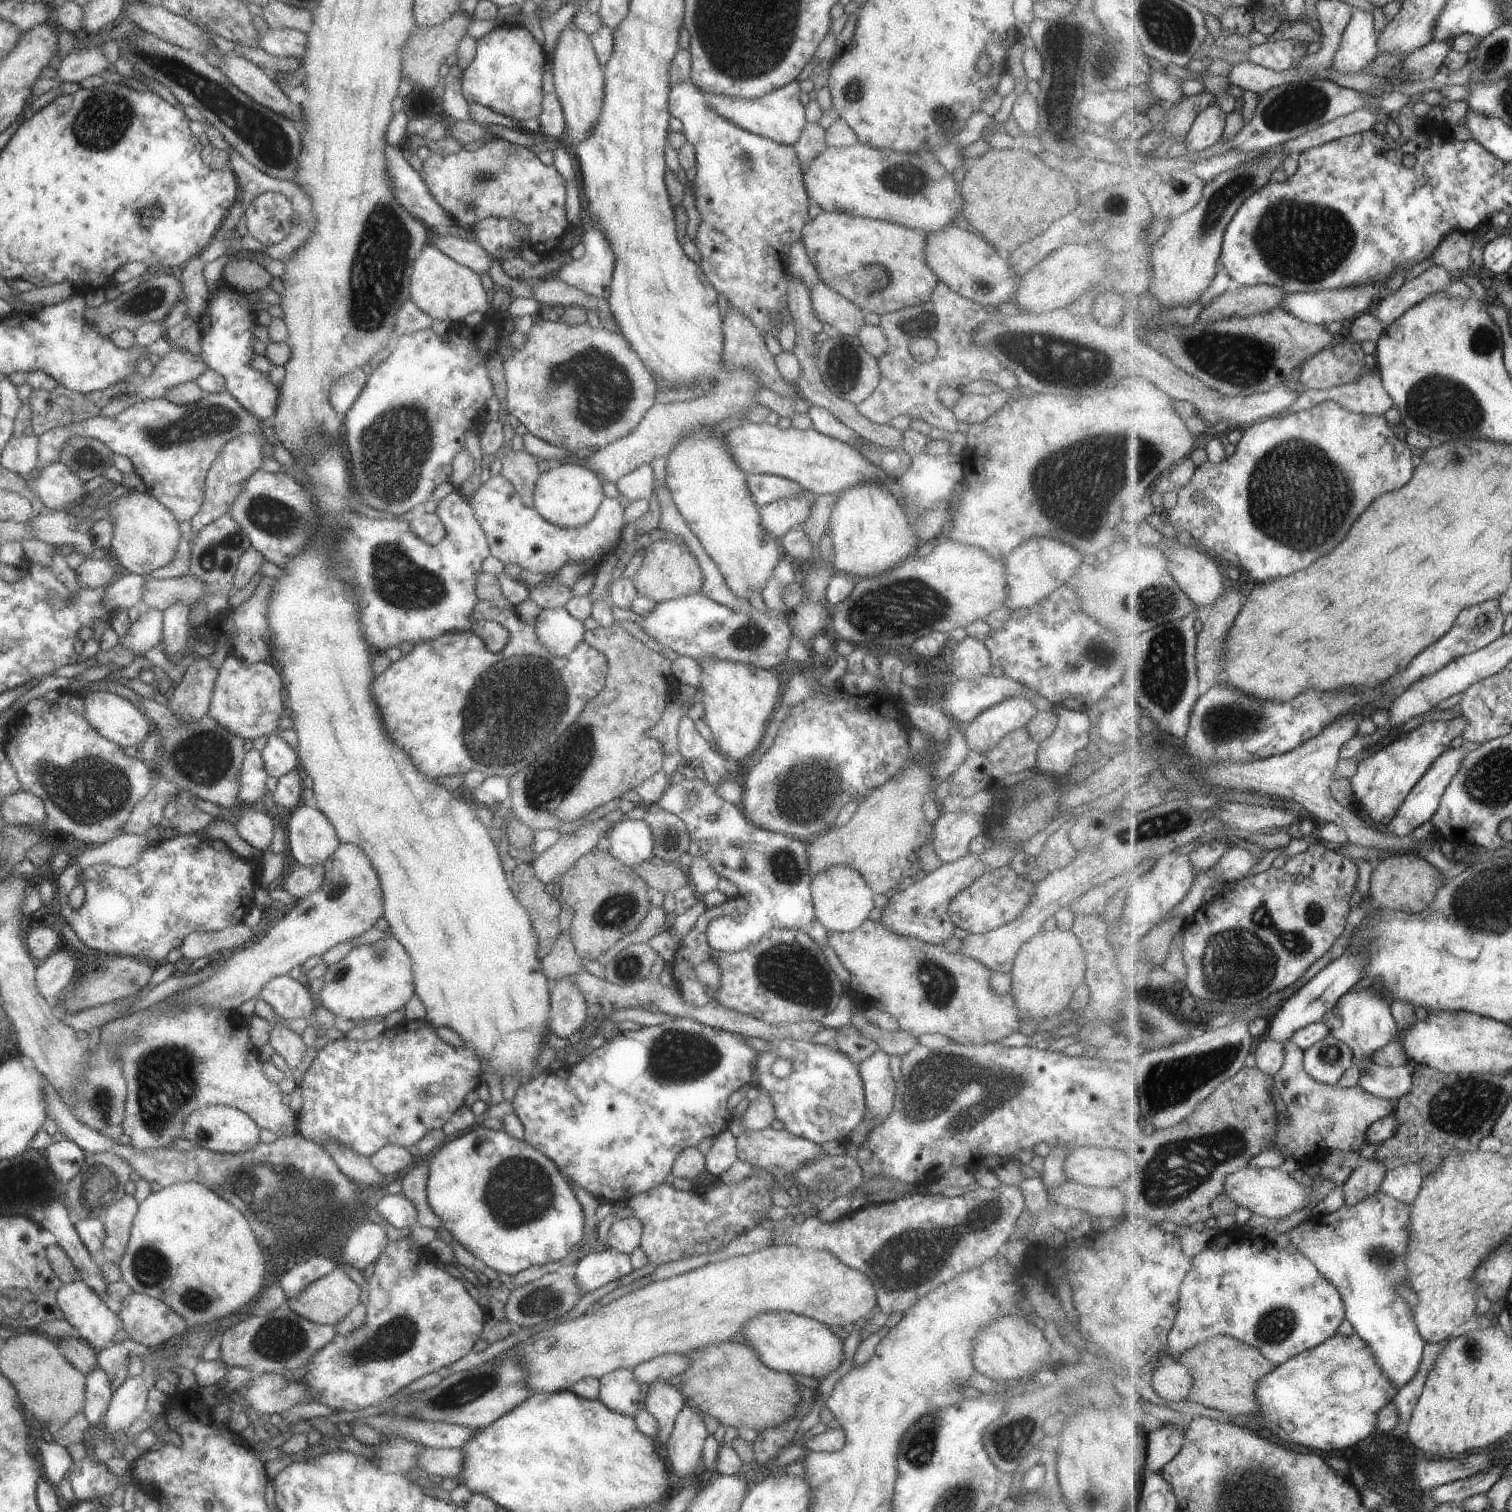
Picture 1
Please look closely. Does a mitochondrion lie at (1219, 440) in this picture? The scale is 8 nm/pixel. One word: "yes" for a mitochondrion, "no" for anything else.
no

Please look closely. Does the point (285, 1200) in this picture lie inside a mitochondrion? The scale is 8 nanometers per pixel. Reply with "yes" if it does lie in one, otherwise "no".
yes

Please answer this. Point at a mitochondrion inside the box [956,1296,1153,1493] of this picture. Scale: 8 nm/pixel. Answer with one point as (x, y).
(1008, 1442)

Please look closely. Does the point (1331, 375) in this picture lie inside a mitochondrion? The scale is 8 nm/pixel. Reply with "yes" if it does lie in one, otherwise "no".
no

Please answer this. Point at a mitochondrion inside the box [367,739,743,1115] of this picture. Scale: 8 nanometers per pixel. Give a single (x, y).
(675, 1055)

